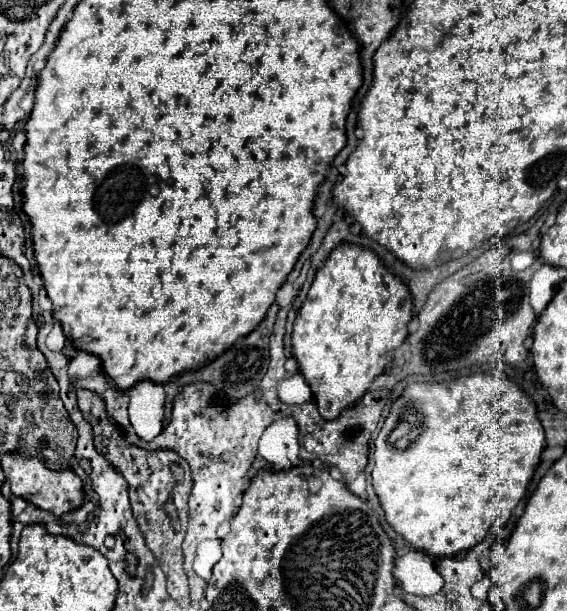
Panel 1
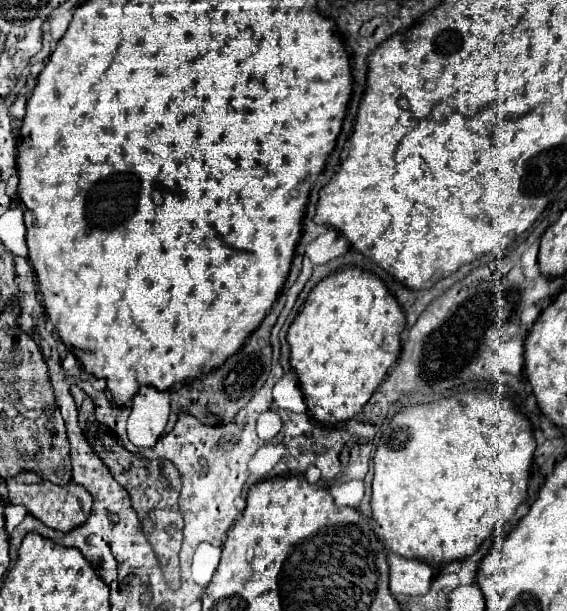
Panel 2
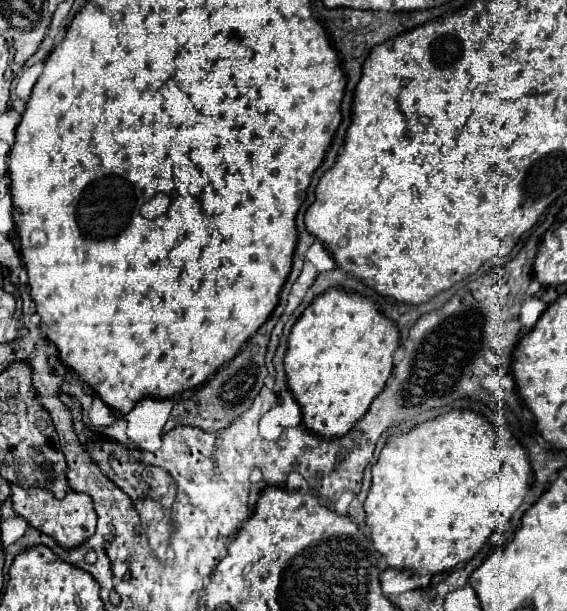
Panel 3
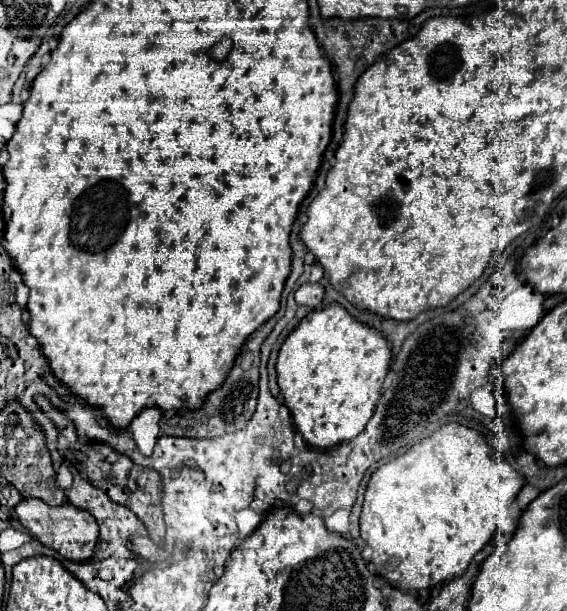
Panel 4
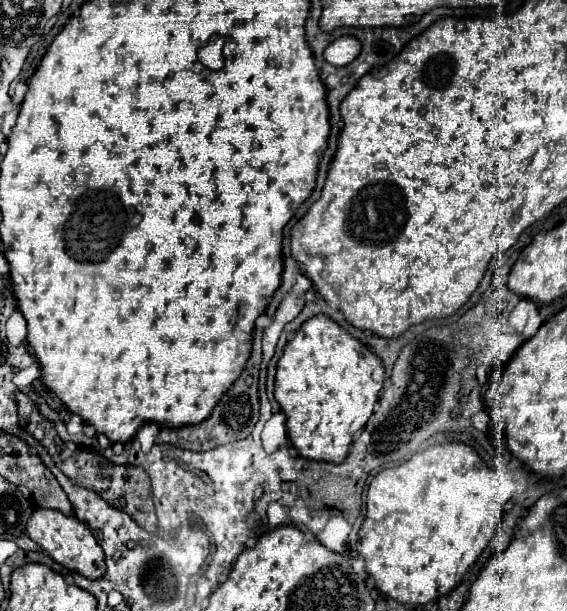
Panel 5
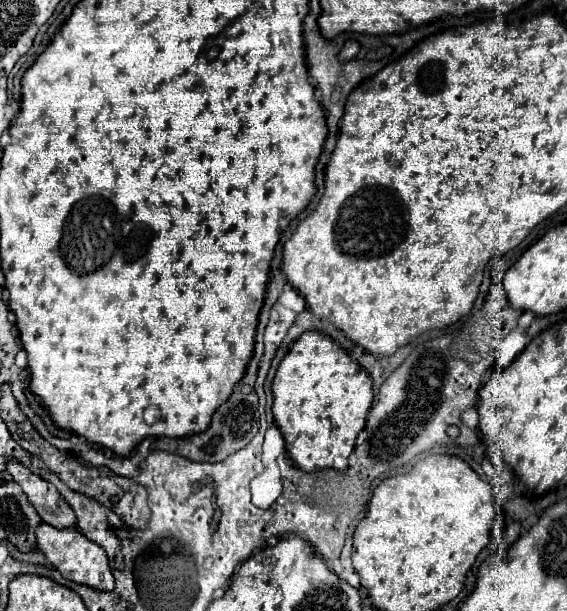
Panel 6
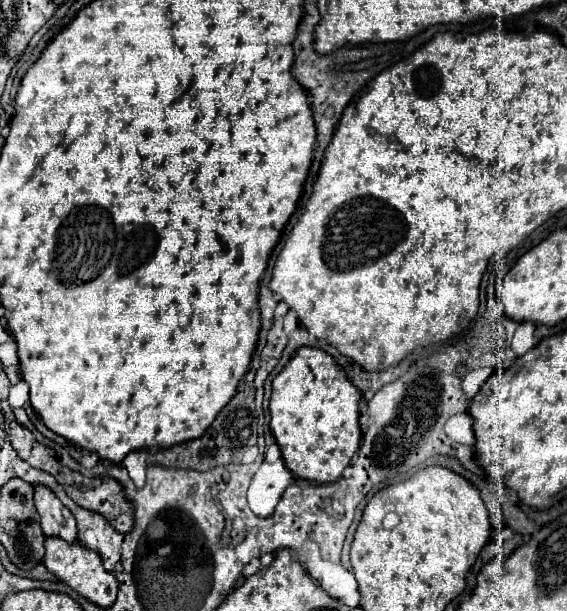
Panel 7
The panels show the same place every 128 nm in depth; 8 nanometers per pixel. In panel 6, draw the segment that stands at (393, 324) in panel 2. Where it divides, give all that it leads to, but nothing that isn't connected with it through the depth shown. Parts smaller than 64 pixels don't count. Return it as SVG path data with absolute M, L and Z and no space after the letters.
M318 330L304 332L292 344L288 354L282 358L272 382L272 394L274 394L272 406L274 420L286 440L286 452L298 468L304 468L306 472L314 472L320 468L336 468L336 470L348 468L348 456L354 450L358 432L366 424L374 392L372 392L372 376L366 370L362 370L362 366L354 358L350 358L350 354L340 344L336 344L330 336Z

